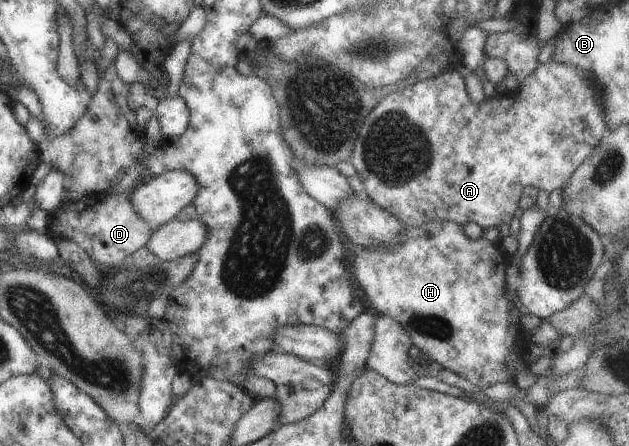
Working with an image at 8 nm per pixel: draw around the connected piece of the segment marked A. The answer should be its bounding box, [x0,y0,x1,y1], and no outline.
[348,60,606,230]

